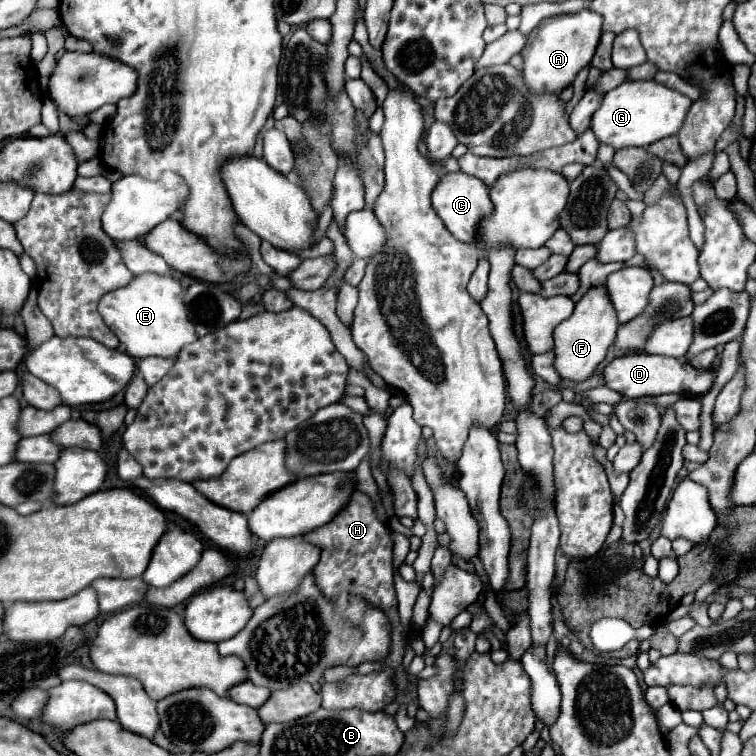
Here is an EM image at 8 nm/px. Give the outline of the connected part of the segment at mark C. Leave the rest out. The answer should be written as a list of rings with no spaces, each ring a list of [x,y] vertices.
[[[456,172],[456,174],[446,174],[440,178],[438,186],[432,192],[432,206],[436,210],[436,214],[442,218],[444,226],[454,234],[454,238],[458,238],[460,242],[468,242],[478,246],[480,238],[480,222],[486,220],[486,216],[492,214],[492,202],[488,196],[488,190],[484,186],[482,180],[468,176],[464,172]]]

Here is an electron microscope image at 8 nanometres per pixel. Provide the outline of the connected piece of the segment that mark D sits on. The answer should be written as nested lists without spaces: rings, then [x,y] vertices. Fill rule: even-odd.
[[[632,352],[624,354],[620,358],[614,358],[604,368],[604,382],[610,390],[620,392],[626,398],[642,398],[642,396],[660,396],[660,394],[678,394],[686,392],[688,396],[702,396],[710,390],[714,380],[712,370],[696,370],[690,364],[682,364],[676,358],[666,356],[652,356],[644,352]]]

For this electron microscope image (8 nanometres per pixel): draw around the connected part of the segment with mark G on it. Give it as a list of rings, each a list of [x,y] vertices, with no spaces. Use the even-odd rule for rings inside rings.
[[[626,80],[618,88],[604,94],[602,106],[594,112],[590,128],[594,130],[598,142],[612,144],[616,150],[624,146],[650,146],[656,140],[674,136],[692,106],[692,100],[678,90],[666,88],[656,80]]]

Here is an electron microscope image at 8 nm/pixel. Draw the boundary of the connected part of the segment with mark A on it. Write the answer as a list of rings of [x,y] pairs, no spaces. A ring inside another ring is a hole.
[[[584,8],[576,14],[558,14],[540,22],[538,30],[534,28],[528,36],[528,44],[522,50],[524,58],[524,80],[530,84],[534,92],[560,92],[562,88],[570,86],[576,74],[590,64],[598,40],[602,34],[602,16]],[[538,36],[538,38],[536,38]]]

